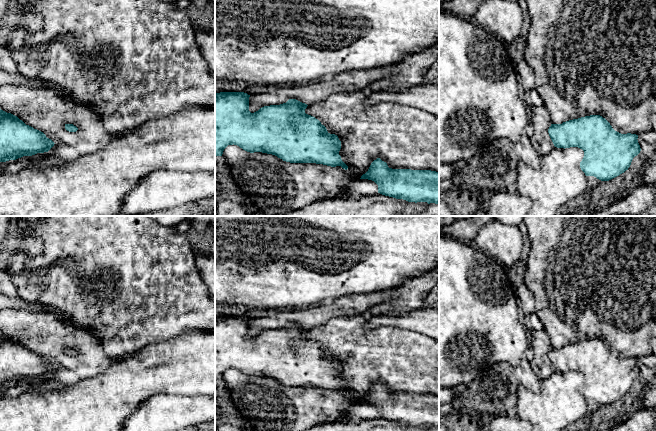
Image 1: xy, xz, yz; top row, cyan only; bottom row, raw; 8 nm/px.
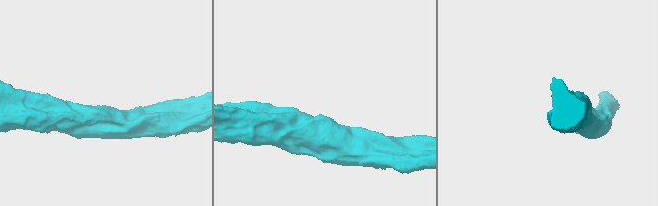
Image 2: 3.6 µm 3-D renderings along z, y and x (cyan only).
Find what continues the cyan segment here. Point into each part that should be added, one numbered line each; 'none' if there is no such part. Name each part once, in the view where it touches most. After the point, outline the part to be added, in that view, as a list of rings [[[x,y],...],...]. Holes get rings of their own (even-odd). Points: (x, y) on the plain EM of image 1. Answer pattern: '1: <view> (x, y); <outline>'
none

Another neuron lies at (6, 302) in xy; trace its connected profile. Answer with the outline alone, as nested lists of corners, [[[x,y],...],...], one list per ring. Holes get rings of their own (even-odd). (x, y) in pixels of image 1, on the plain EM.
[[[0,293],[0,311],[4,309],[17,309],[17,310],[29,310],[29,311],[43,311],[48,312],[56,316],[57,318],[61,318],[60,314],[55,312],[51,312],[48,308],[39,305],[39,304],[32,304],[26,302],[19,298],[18,296],[15,298],[8,297],[4,294]]]

